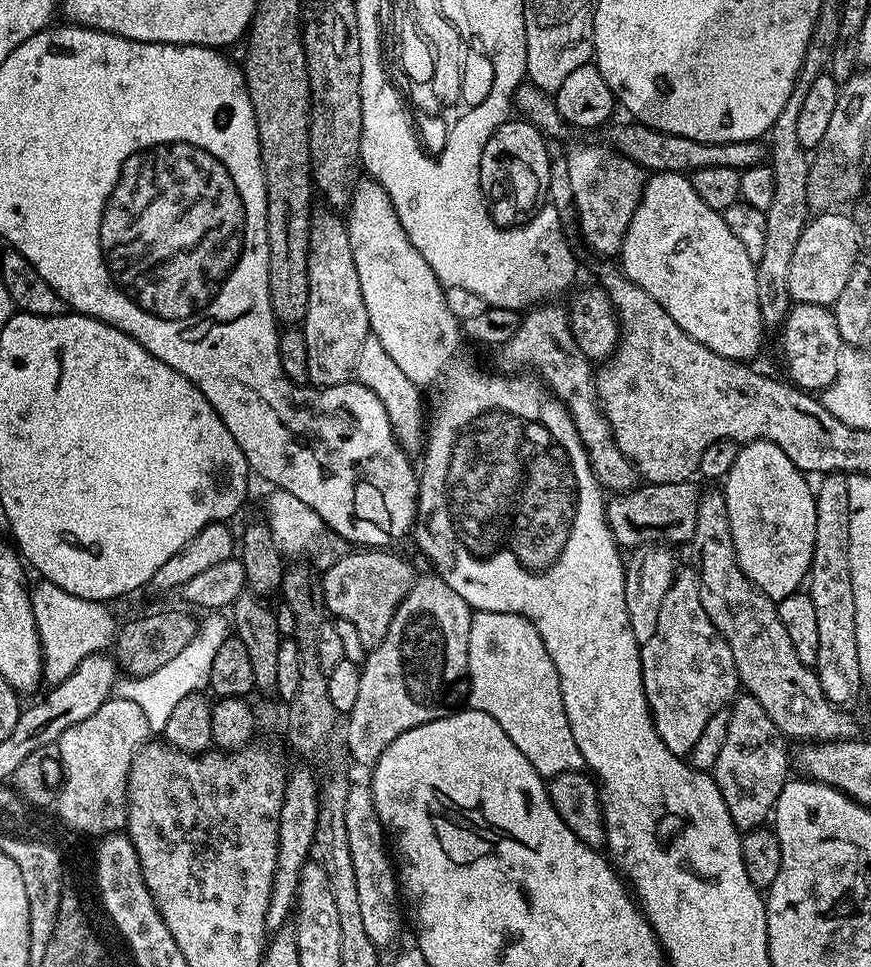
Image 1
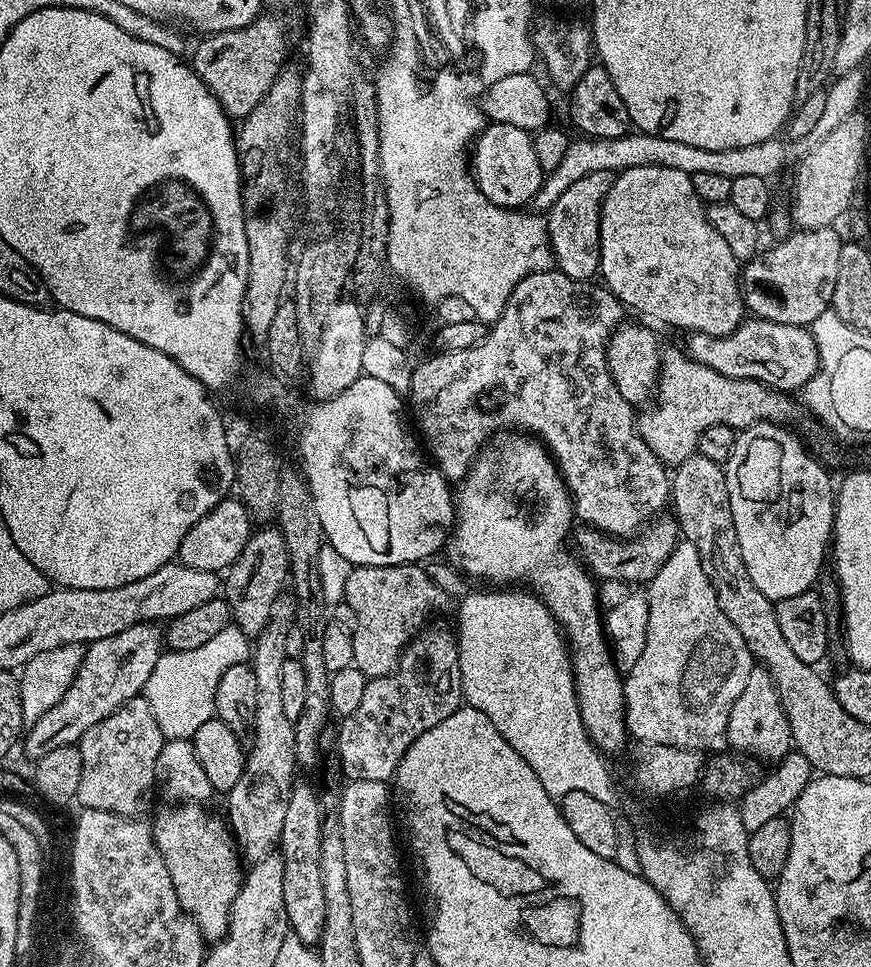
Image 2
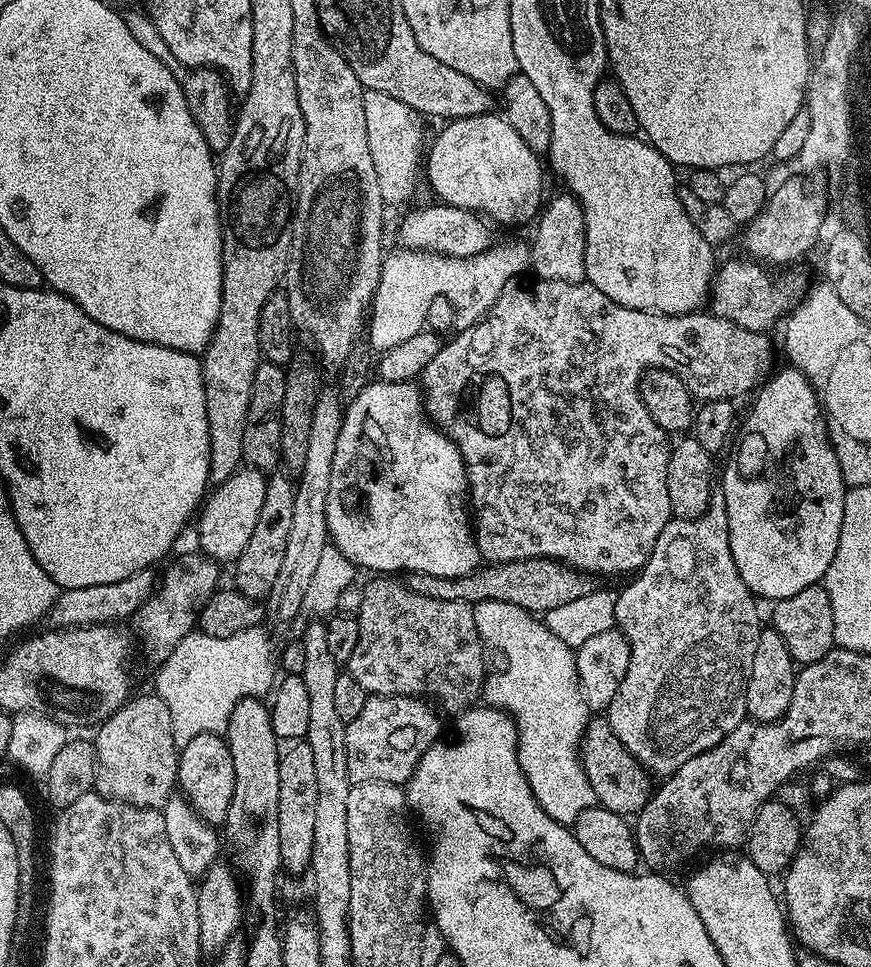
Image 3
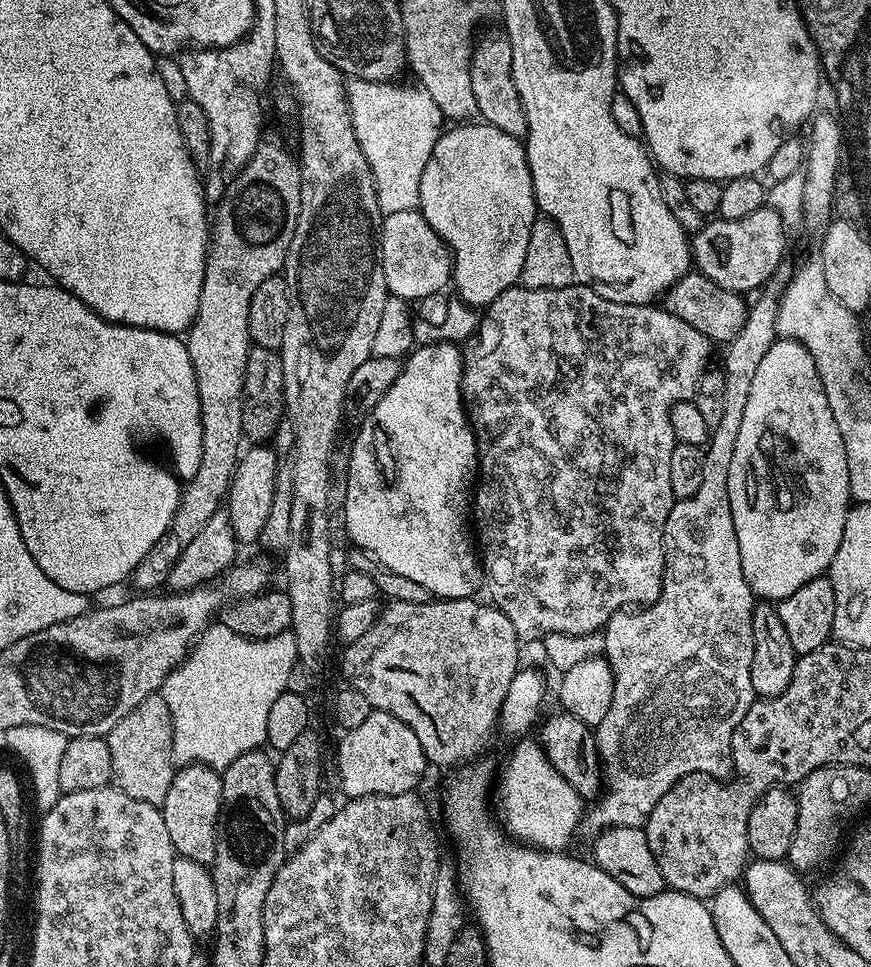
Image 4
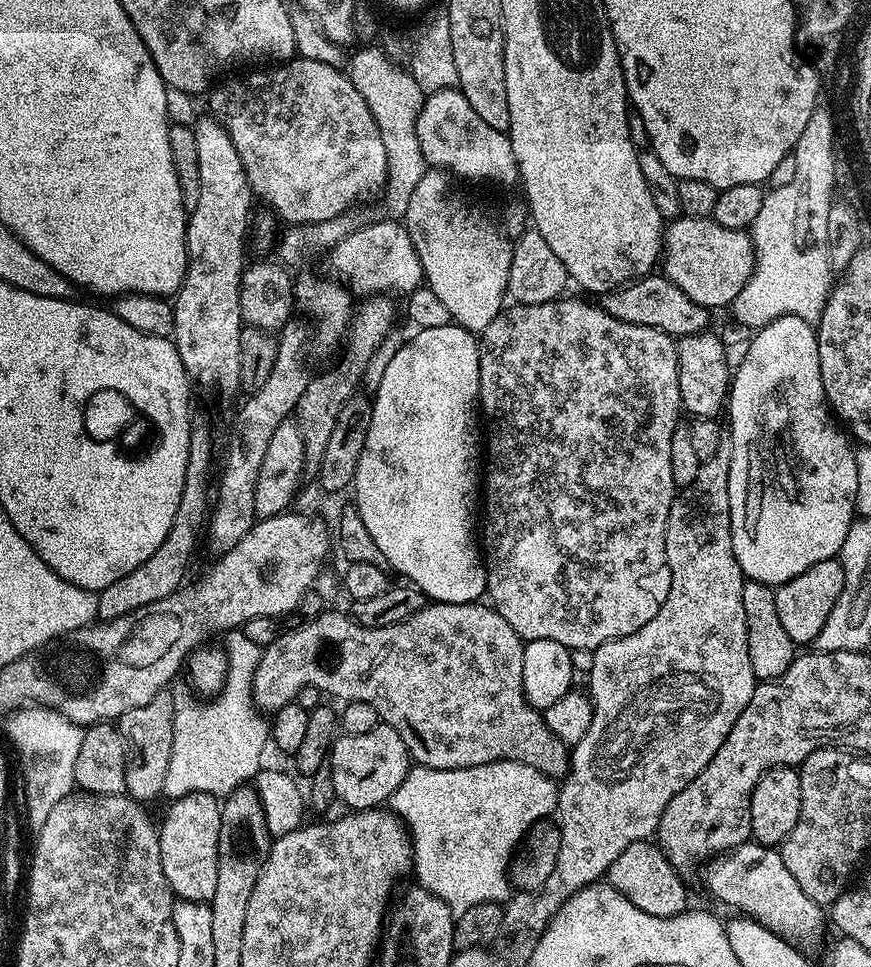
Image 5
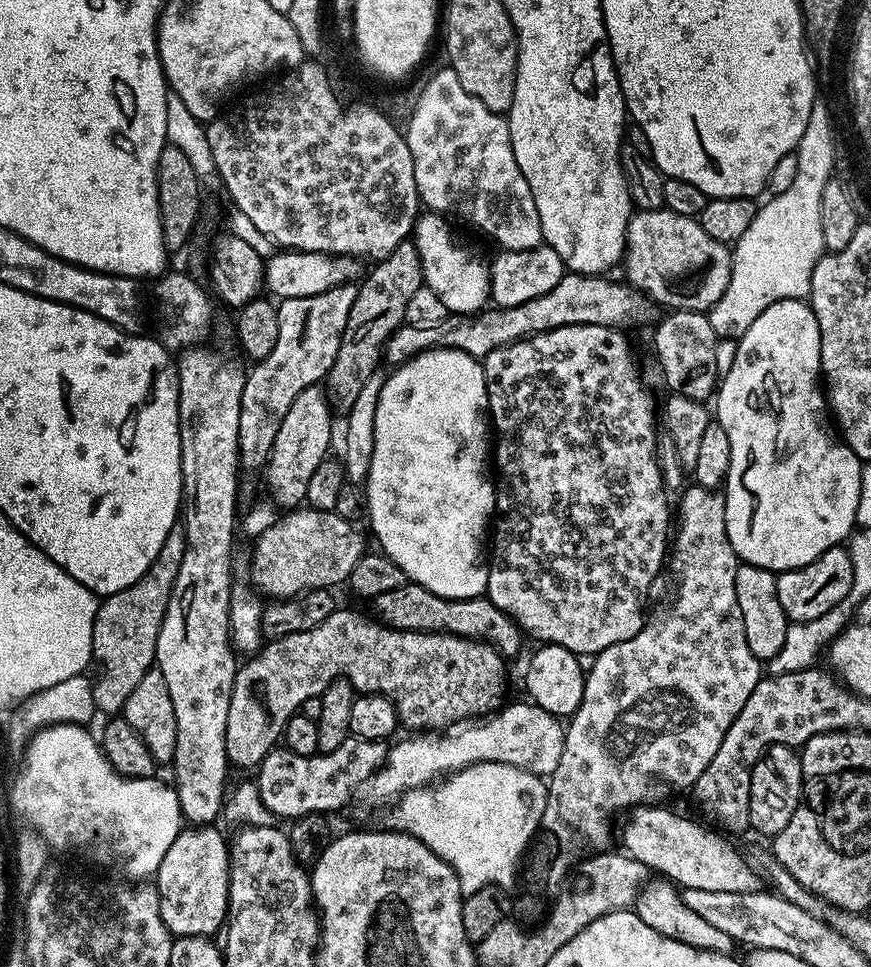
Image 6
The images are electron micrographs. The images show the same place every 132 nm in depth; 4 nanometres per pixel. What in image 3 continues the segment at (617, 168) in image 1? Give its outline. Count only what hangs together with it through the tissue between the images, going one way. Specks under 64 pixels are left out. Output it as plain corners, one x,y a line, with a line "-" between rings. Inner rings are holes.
563,194
543,205
538,219
535,221
536,233
530,239
530,268
539,279
561,280
562,282
581,283
586,274
586,232
584,230
584,211
575,196

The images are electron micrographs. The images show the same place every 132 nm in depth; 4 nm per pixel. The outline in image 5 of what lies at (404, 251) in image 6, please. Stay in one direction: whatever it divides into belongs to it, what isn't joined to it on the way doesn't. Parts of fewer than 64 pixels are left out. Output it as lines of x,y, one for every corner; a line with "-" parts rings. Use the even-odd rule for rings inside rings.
372,294
359,301
358,307
353,311
352,323
348,325
348,335
342,341
342,351
338,361
332,370
328,370
318,376
313,375
298,398
292,418
303,435
305,473
315,475
321,468
323,451
330,440
331,431
334,430
334,422
341,413
342,406
349,398
357,393
360,380
366,376
366,366
370,358
382,346
382,342
393,331
392,323
396,320
396,304
391,295

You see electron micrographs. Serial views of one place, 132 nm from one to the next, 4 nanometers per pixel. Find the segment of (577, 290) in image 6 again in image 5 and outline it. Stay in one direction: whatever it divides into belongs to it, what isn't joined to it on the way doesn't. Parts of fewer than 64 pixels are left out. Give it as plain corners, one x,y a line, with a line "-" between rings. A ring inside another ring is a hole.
663,274
642,276
630,284
622,284
613,288
611,292
603,293
602,307
622,322
654,326
673,338
689,336
709,327
709,309
686,298
686,294
682,294
682,290
678,290
678,286
674,286
674,282
670,282

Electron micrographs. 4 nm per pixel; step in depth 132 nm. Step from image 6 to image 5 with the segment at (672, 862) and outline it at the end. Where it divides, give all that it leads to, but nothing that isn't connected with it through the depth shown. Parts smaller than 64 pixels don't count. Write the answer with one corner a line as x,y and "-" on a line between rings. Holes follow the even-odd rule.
749,842
740,844
730,852
717,856
703,869
704,884
708,892
716,900
729,904
732,908
738,908
739,913
745,914
759,924
766,925
771,932
775,932
797,946
804,946
807,940
820,936
824,932
824,920
826,924
826,912
821,905
810,898
810,894
802,891
802,886
794,879
794,874
786,870
786,862
782,862
779,851
776,848
766,848
763,844

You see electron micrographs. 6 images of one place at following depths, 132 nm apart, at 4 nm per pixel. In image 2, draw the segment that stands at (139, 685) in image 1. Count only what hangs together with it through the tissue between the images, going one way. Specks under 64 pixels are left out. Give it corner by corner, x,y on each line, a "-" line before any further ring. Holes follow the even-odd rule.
229,626
226,630
214,634
210,642
198,646
198,650
189,652
161,651
158,666
150,673
142,693
144,700
150,702
154,718
158,718
158,730
162,730
165,740
187,740
196,733
202,722
213,719
214,690
218,690
218,678
230,670
230,666
245,663
250,656
246,643
236,644
238,632

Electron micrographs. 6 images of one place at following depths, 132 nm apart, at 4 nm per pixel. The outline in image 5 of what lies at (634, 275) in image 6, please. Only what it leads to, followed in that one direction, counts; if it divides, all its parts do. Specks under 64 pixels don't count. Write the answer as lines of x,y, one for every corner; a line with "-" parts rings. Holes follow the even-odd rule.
681,215
664,230
664,250
662,253
662,272
686,298
706,309
727,309
750,278
756,265
756,251
751,235
747,231
730,230
718,226
709,218
690,218

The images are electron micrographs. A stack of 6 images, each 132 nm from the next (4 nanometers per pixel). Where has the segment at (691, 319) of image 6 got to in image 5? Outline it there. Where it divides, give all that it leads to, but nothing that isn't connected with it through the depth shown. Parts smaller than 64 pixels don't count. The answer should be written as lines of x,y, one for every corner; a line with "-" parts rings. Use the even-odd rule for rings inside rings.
712,330
695,332
676,340
678,354
678,390
680,406
689,417
711,420
725,411
728,403
728,385
732,383
733,369
728,368
724,344

